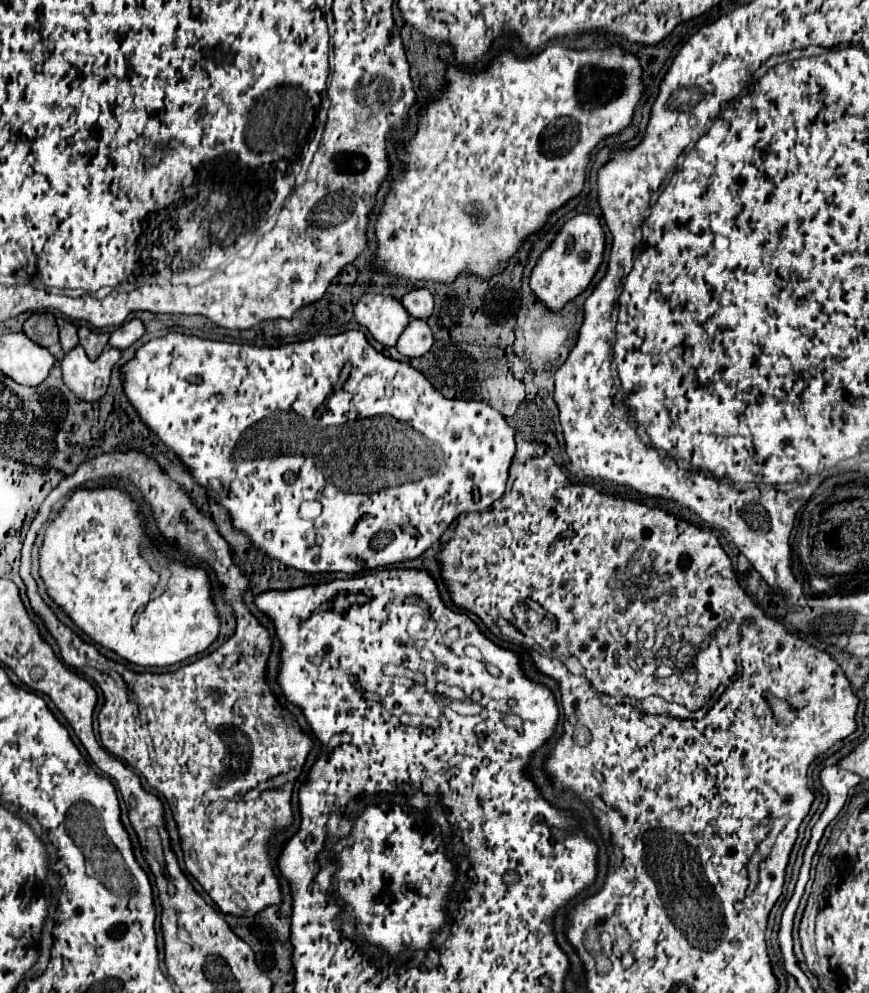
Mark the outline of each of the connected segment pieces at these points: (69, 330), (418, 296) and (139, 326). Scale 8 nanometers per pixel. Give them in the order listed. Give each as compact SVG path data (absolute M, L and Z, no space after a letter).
M58 318L58 328L60 328L60 344L64 352L70 352L74 346L78 346L78 334L76 326L64 318Z
M414 288L412 292L408 292L402 298L402 304L404 304L404 308L408 310L408 314L412 318L426 320L428 316L432 316L434 300L432 300L432 294L428 290L424 290L424 288Z
M138 318L128 320L128 322L124 322L116 332L112 332L112 336L110 336L110 346L112 346L112 348L118 348L118 350L124 350L124 348L132 346L142 334L144 334L144 324L142 324Z

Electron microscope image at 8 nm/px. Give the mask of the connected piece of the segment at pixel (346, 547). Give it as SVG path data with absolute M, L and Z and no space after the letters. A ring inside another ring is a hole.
M350 330L338 336L318 336L282 348L256 348L246 344L202 340L198 336L186 336L186 334L166 334L164 338L146 342L136 352L134 360L130 360L122 368L122 372L124 372L126 396L138 410L140 418L148 424L148 428L154 430L158 438L180 456L180 460L190 468L194 480L200 486L216 490L216 486L220 484L220 504L230 512L234 526L244 530L252 538L252 544L260 548L264 554L302 572L356 574L362 568L380 568L418 558L424 550L428 550L434 542L438 542L442 532L460 512L482 512L504 494L510 460L516 452L514 430L508 426L508 422L502 418L498 410L494 410L486 402L464 402L444 398L438 390L432 388L432 384L418 370L376 352L368 344L364 332L360 330ZM304 500L318 500L322 504L322 514L314 520L300 518L298 508ZM316 536L322 538L320 544L316 542Z

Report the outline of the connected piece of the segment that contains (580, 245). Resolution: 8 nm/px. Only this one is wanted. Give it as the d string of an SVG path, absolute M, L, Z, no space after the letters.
M580 214L568 220L560 234L554 238L552 246L538 260L530 276L530 288L548 308L564 308L566 302L574 300L590 286L594 274L598 272L604 260L604 244L604 230L596 216Z

